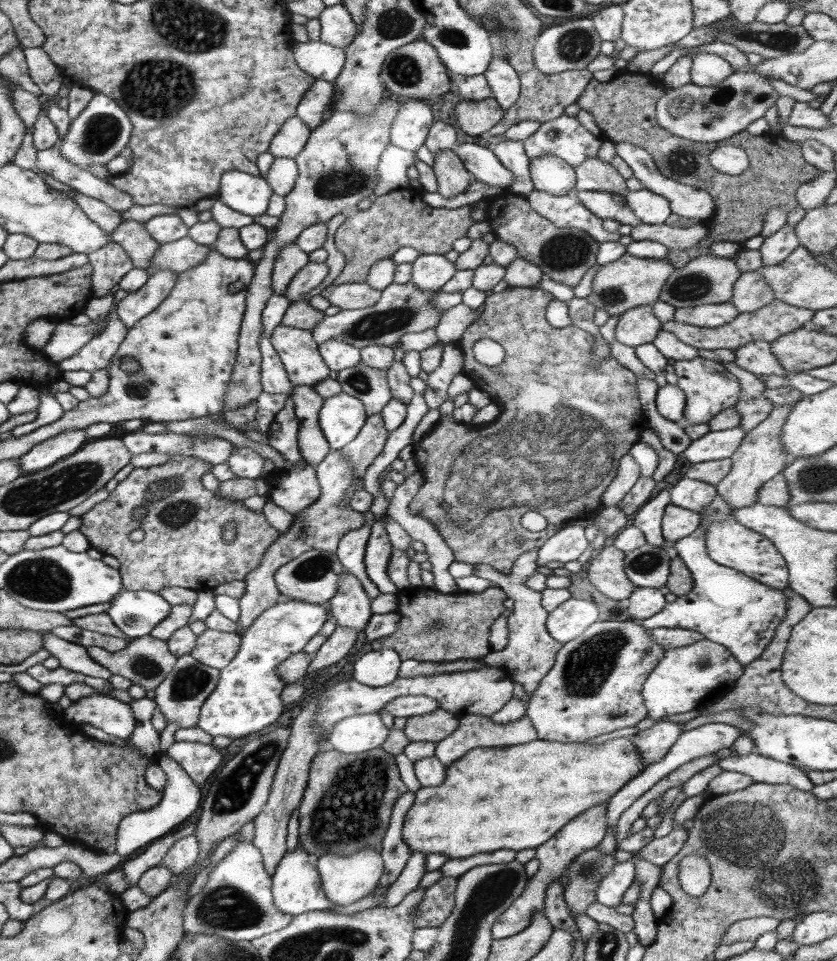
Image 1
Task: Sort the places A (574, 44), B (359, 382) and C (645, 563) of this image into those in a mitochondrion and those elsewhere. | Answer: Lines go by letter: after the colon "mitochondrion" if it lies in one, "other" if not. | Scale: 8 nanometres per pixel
A: mitochondrion
B: mitochondrion
C: mitochondrion

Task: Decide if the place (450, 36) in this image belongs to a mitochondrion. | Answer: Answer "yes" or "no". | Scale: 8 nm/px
yes

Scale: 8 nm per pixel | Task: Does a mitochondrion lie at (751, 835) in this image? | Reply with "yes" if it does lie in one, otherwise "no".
yes

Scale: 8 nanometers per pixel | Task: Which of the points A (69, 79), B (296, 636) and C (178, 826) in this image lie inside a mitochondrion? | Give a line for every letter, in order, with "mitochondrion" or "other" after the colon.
A: other
B: other
C: other

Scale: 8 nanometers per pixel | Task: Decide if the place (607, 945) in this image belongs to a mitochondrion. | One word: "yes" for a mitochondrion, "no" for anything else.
yes

